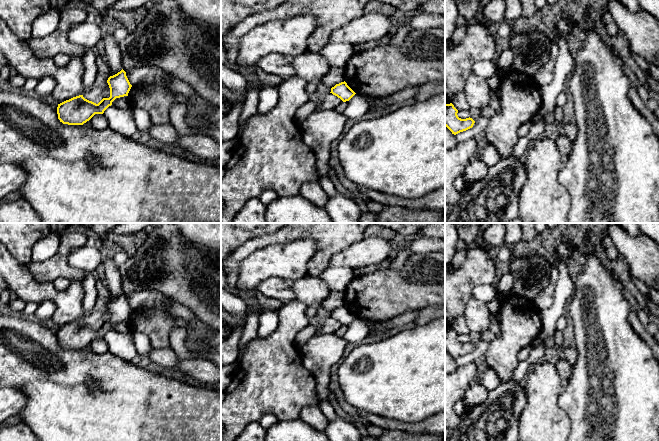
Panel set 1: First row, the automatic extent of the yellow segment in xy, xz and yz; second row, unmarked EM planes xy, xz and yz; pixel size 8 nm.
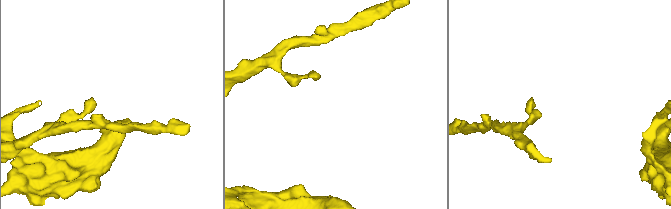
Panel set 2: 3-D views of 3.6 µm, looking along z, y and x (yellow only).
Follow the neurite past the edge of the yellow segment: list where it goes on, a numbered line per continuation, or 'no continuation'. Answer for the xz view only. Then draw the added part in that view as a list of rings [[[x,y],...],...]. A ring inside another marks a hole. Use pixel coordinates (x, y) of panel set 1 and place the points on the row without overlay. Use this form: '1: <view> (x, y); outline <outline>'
no continuation

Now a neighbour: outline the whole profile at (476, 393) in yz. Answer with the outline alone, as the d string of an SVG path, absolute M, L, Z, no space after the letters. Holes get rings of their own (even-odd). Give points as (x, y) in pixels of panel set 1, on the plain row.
M472 382L461 399L464 412L471 412L475 406L483 403L488 397L489 391L481 382Z

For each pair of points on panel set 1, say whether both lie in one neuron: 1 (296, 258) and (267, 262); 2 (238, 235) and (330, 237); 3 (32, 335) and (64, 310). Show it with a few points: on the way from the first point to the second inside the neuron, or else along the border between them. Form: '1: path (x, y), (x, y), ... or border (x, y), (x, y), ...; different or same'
1: path (289, 260), (274, 261); same
2: border (273, 233), (252, 237), (239, 246); different
3: border (49, 323), (52, 326); different

